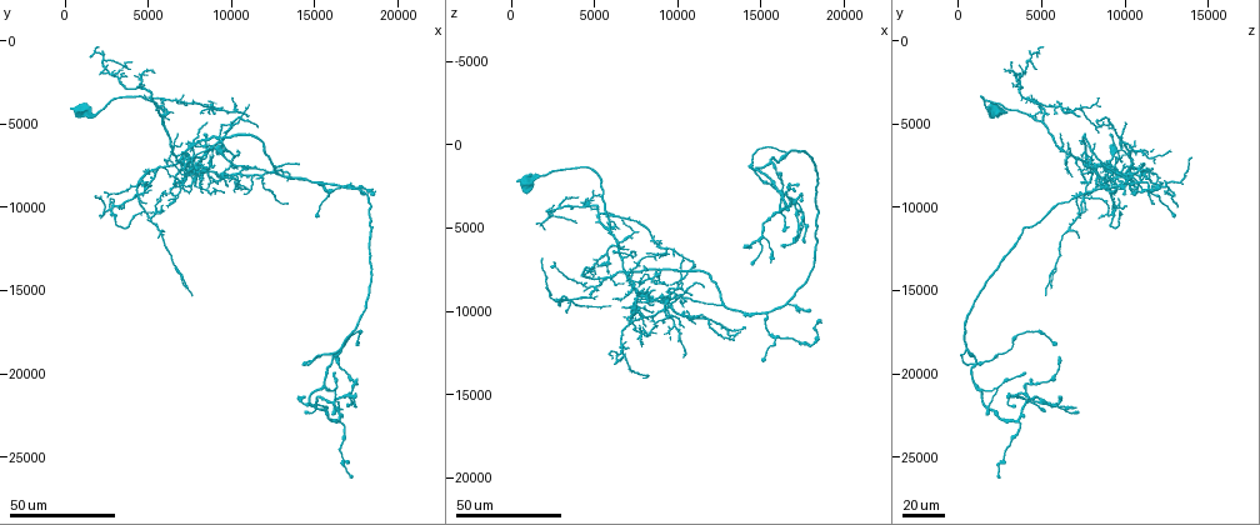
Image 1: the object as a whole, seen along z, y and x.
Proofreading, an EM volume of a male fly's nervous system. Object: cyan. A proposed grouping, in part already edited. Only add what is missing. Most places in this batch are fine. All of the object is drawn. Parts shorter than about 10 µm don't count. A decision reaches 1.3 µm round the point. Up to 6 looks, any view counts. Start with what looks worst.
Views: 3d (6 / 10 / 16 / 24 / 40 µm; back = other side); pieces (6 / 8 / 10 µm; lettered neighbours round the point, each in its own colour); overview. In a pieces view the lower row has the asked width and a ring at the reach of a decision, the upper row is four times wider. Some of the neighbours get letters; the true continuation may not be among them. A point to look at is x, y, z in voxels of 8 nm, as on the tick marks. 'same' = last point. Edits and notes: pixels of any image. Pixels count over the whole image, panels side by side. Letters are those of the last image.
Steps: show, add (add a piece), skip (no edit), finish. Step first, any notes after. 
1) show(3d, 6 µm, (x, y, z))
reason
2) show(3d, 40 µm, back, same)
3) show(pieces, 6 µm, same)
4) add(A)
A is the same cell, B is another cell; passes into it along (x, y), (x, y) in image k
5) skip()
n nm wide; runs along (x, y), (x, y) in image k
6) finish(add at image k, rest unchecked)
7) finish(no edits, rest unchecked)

show(3d, 40 µm, (8600, 7800, 8600))
an open end

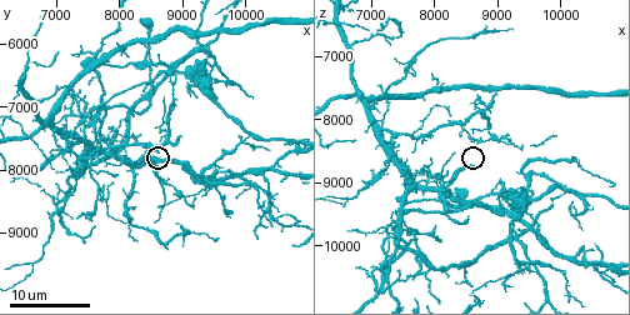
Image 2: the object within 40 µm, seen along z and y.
show(pieces, 6 µm, (8600, 7700, 8750))

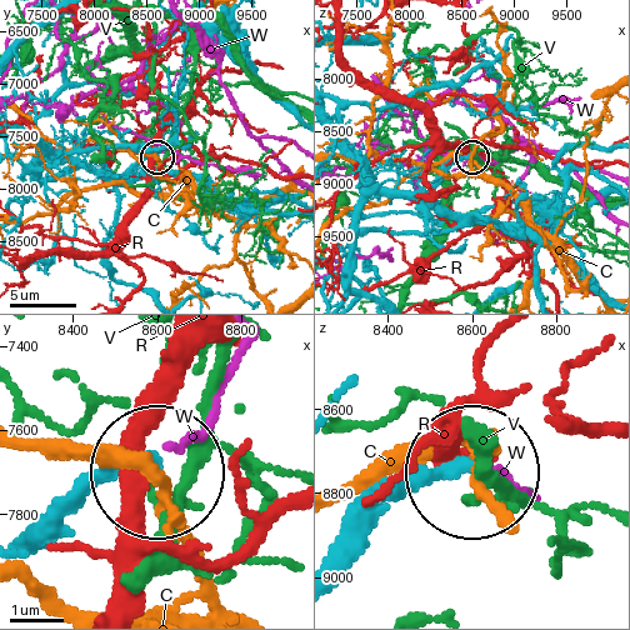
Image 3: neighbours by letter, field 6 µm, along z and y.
skip()
C, R, V and W are other cells; runs along (338, 549), (400, 490), (463, 468) in image 3; none of them fits

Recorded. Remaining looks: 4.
show(3d, 24 µm, (3400, 9800, 10200))

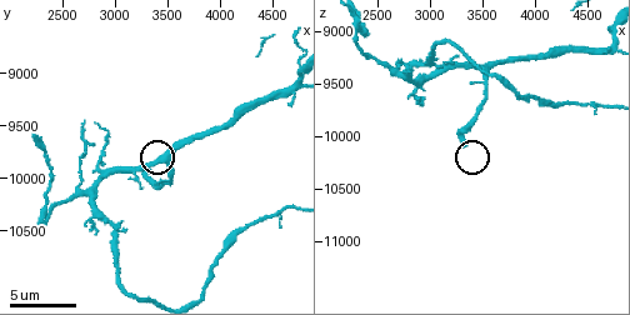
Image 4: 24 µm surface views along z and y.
show(pieces, 8 µm, (3320, 9920, 10080))

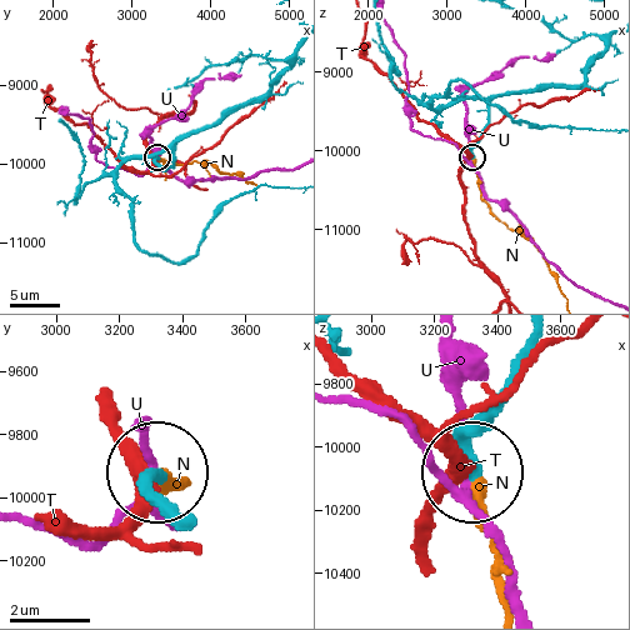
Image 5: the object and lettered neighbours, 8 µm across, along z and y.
add(N)
N is the same cell, T and U are other cells; it goes on there

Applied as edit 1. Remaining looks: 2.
finish(add at image 5, rest unchecked)

